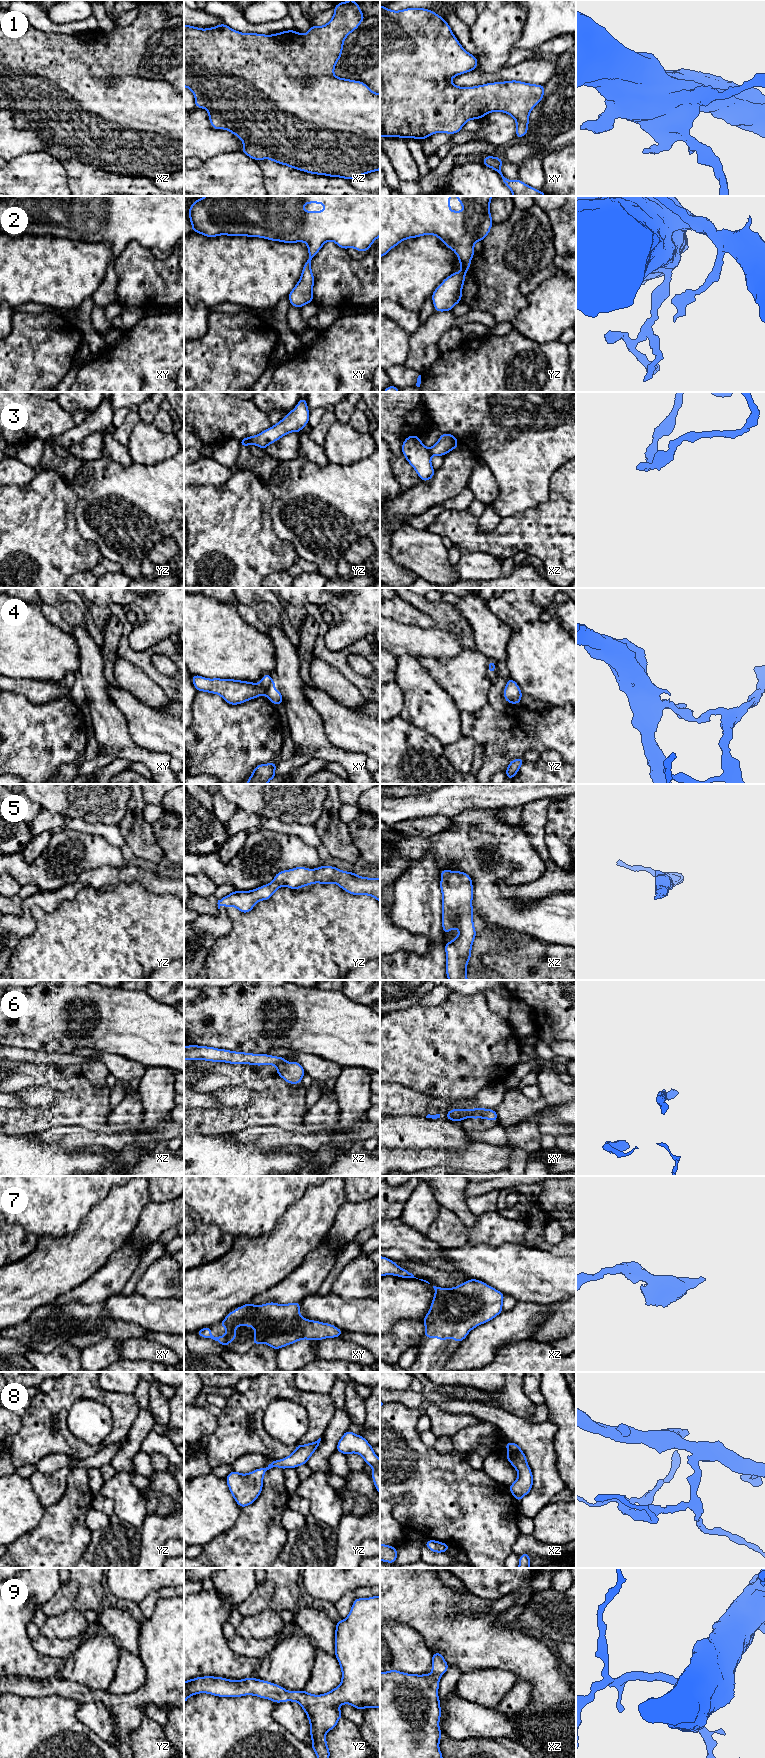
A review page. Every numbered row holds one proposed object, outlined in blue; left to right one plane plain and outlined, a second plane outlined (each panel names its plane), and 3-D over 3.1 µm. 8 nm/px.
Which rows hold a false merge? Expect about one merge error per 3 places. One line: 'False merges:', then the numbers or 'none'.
False merges: 3, 4, 6

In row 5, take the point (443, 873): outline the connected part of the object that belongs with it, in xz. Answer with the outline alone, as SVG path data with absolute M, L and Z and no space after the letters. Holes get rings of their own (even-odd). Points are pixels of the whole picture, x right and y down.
M441 870L440 889L442 892L442 928L445 935L453 928L459 930L458 936L444 945L446 951L446 974L448 980L468 980L467 963L471 957L476 931L473 923L473 885L472 879L465 872Z

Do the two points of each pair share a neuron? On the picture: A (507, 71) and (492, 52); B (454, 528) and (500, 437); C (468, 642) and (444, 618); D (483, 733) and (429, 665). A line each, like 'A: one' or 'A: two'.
A: two
B: two
C: one
D: two

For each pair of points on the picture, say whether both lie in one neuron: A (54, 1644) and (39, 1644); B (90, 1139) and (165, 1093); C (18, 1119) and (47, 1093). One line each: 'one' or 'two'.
A: one
B: two
C: one

